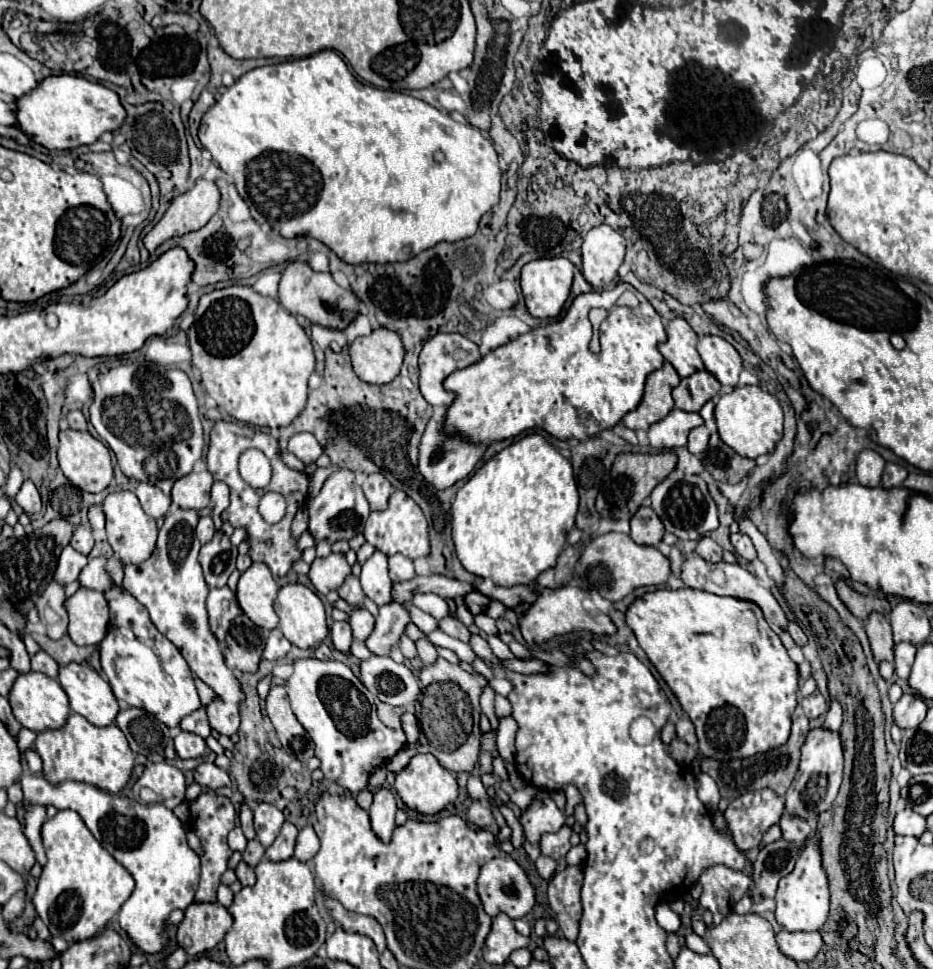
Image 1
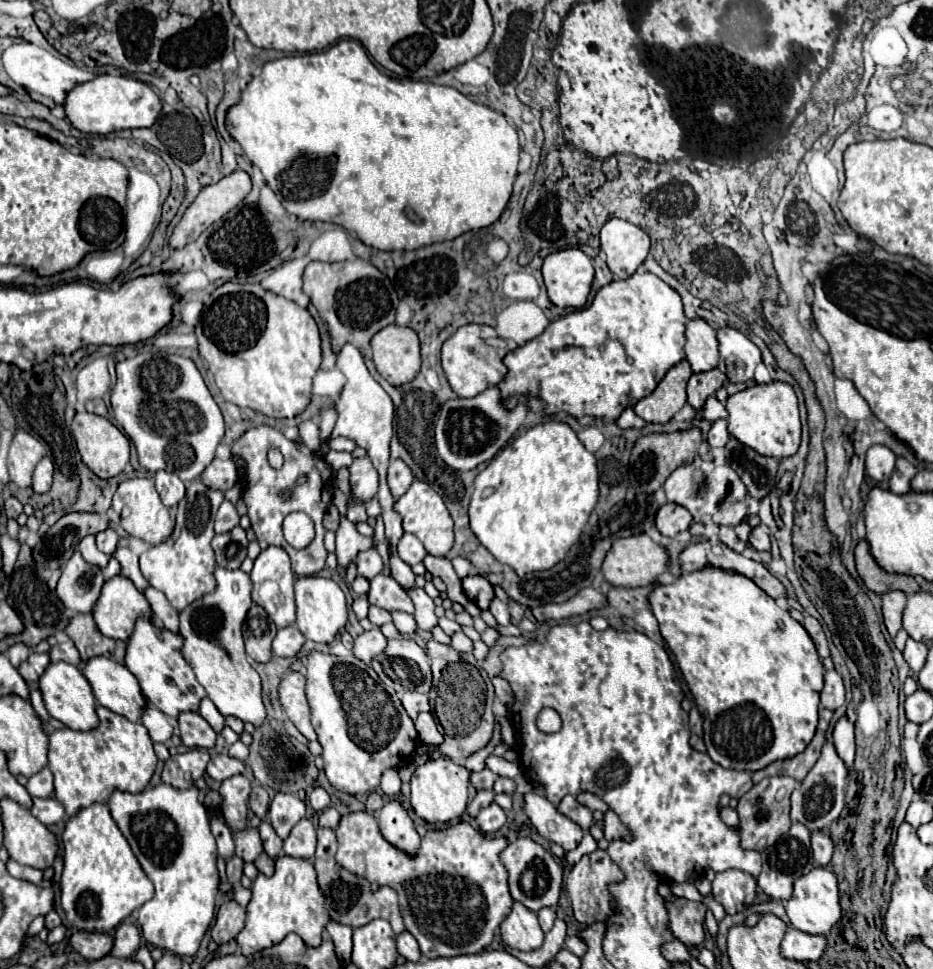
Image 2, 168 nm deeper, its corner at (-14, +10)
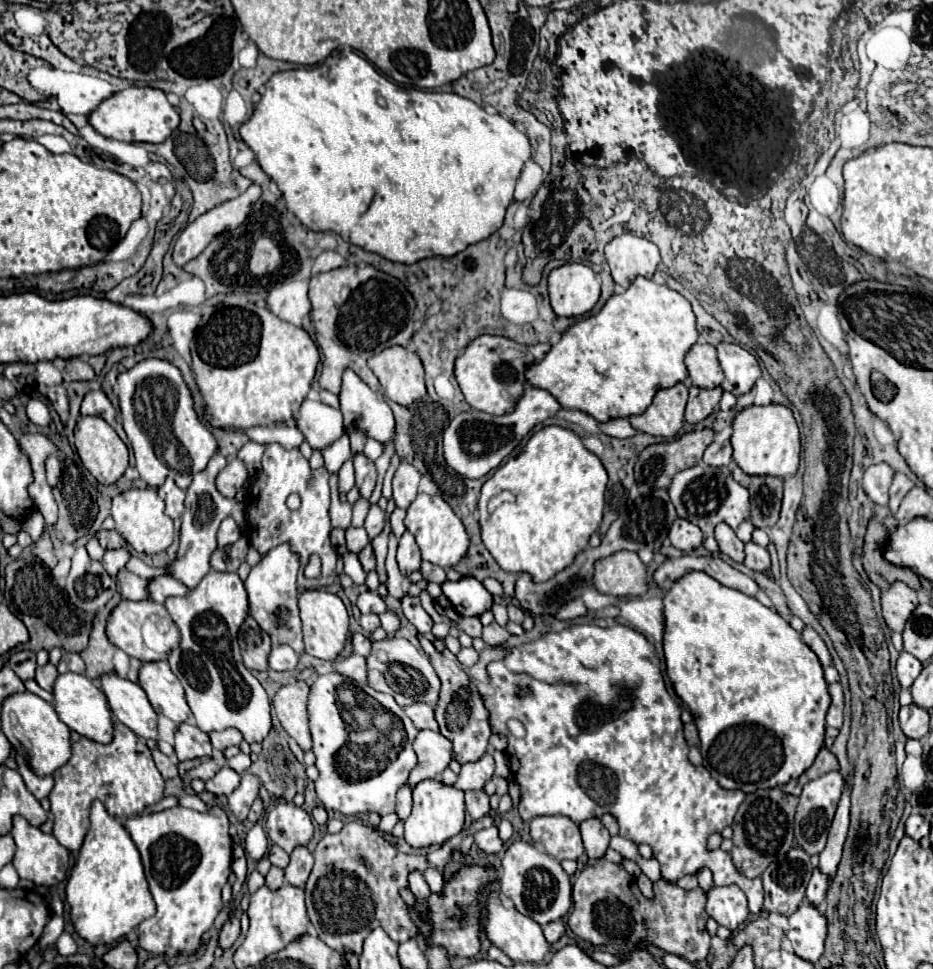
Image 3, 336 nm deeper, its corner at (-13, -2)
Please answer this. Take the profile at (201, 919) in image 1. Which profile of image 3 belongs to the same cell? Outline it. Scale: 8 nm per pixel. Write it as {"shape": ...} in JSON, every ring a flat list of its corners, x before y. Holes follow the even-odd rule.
{"shape":[[231,916,231,918,223,924,223,928,221,928,221,932,219,932,219,946,221,946,223,950,229,950,229,948,235,944,235,940,239,938,239,932,241,932,239,918,237,918,237,916]]}

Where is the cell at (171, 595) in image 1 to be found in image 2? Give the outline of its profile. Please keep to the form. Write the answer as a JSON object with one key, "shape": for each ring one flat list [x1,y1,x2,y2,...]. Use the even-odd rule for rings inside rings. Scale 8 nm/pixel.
{"shape":[[200,478,186,482,186,496,178,504,178,514,176,514,176,528,172,536,156,546,150,546,142,556,140,556,140,568,146,580,162,590,168,598,168,602,176,608,182,610,200,596,212,592,216,588,216,580,212,576,216,562,214,562,214,552,210,548,210,540,214,536,214,516,218,506,222,504,224,494,220,490,210,490,208,486,202,484]]}

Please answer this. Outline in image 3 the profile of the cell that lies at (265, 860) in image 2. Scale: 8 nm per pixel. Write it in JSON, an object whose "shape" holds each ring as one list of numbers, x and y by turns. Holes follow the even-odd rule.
{"shape":[[271,866,271,870,267,872,267,876,265,876,267,880,265,880,265,884,271,888,271,890,277,890,277,888,281,888,283,886,283,882,285,882,285,878,283,878,283,870,281,868,275,868,275,866]]}

